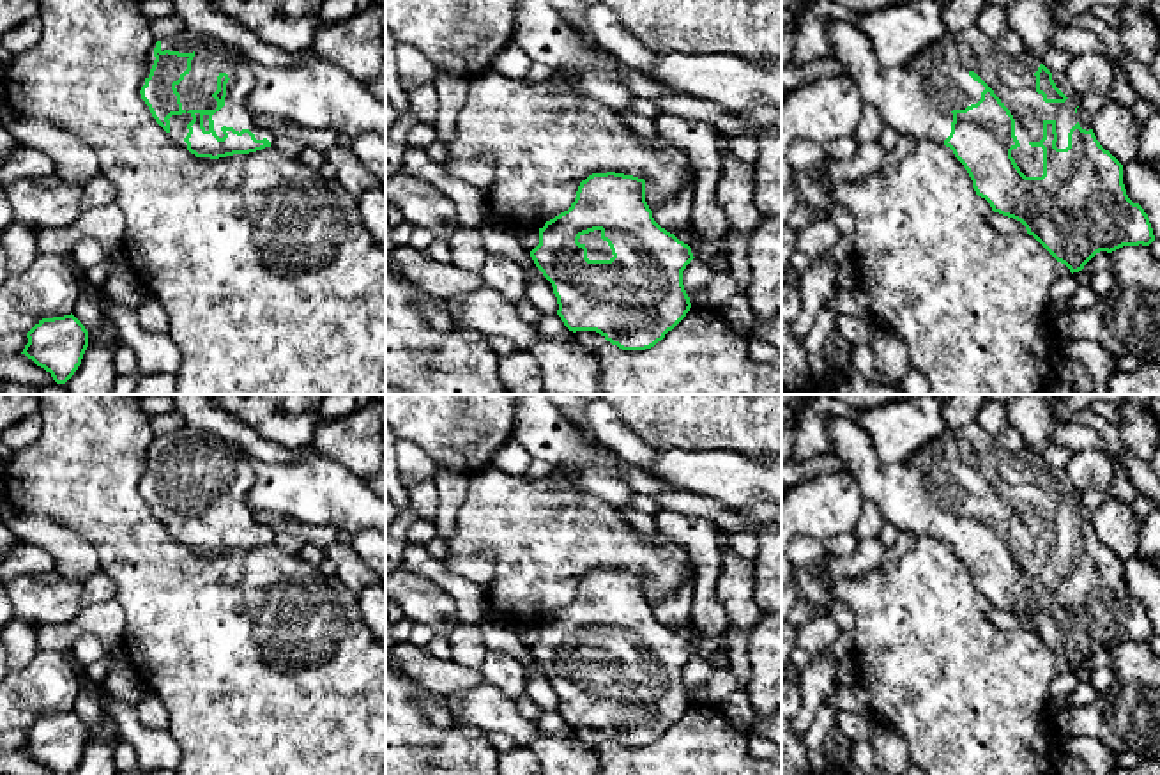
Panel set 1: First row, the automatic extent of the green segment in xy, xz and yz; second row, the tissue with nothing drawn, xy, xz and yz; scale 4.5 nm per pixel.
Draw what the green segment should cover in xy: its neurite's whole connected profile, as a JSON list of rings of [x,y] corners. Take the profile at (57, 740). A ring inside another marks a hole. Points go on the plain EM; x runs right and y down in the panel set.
[[[71,710],[42,715],[28,729],[23,748],[53,775],[71,775],[88,743],[88,727]]]

